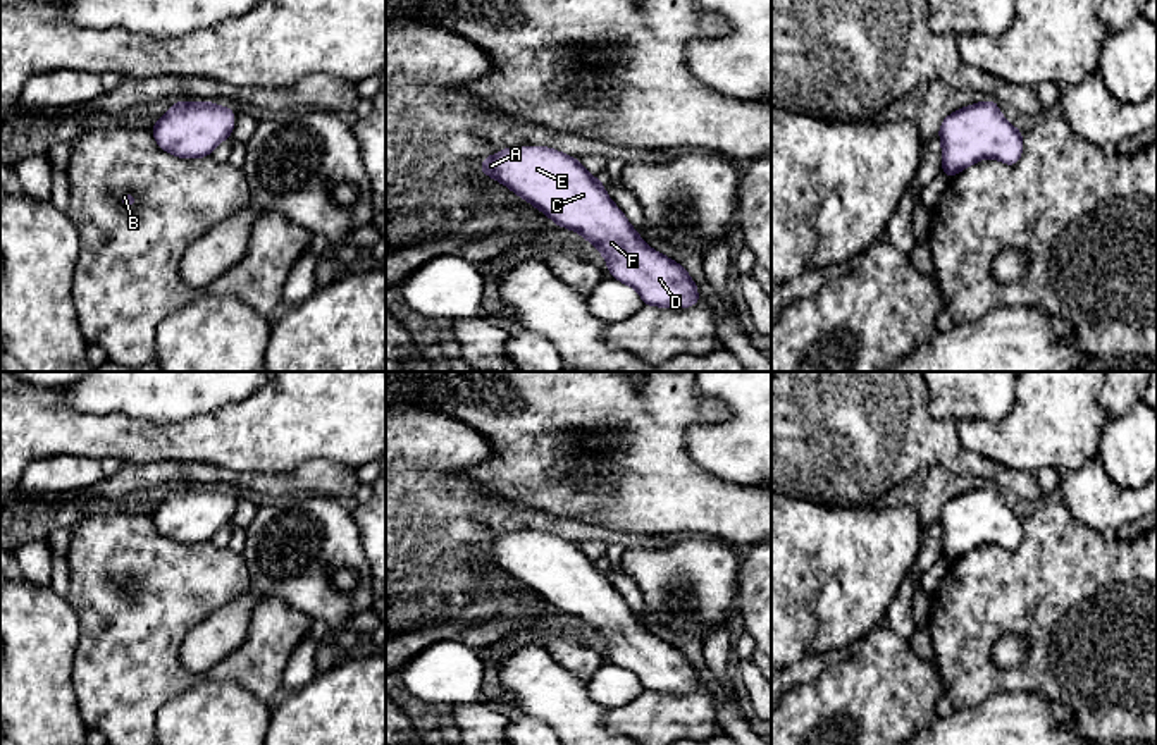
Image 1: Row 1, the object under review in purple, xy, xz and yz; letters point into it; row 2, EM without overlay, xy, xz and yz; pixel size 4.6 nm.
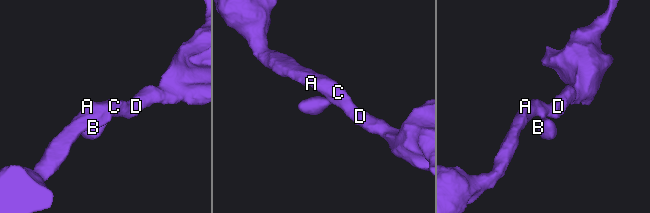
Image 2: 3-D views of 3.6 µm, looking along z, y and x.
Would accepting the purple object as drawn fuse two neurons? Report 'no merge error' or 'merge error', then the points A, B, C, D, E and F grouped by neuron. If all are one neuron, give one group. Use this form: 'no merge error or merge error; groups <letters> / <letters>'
no merge error; groups A B C D E F

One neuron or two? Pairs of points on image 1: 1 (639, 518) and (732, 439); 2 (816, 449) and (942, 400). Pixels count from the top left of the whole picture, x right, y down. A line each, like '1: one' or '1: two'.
1: two
2: two

